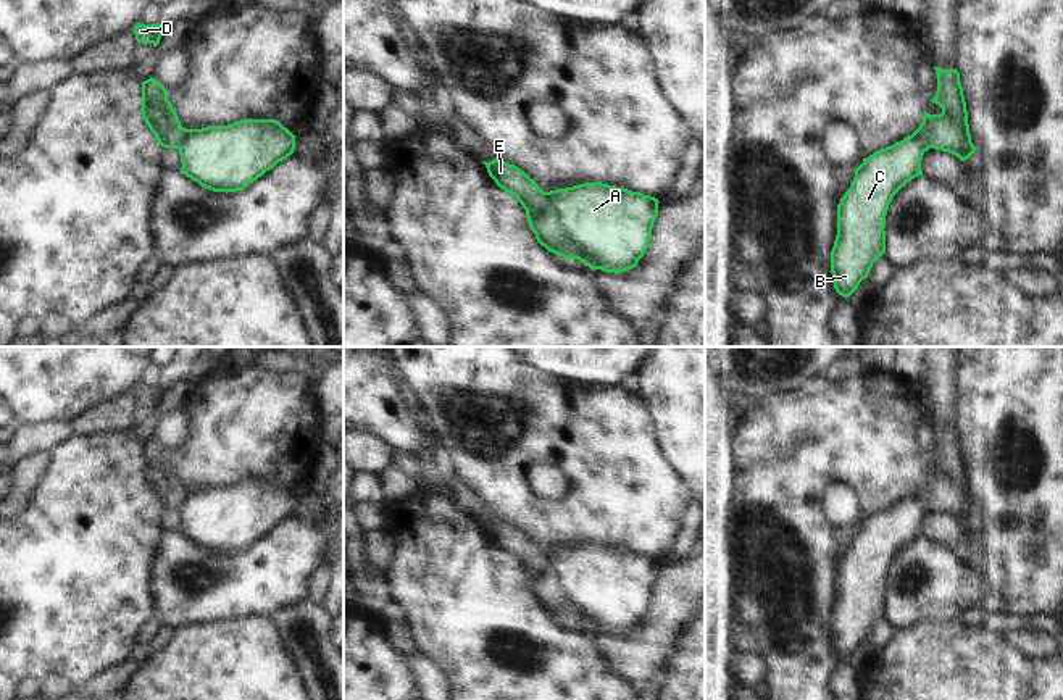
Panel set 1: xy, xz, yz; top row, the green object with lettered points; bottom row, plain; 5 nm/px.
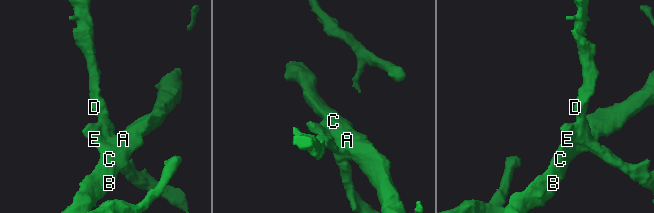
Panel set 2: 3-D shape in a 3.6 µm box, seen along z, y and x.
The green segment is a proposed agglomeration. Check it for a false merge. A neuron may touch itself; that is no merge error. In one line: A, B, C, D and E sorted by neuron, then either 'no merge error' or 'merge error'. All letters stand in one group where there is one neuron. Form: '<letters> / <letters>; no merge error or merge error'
A B C / D E; merge error

